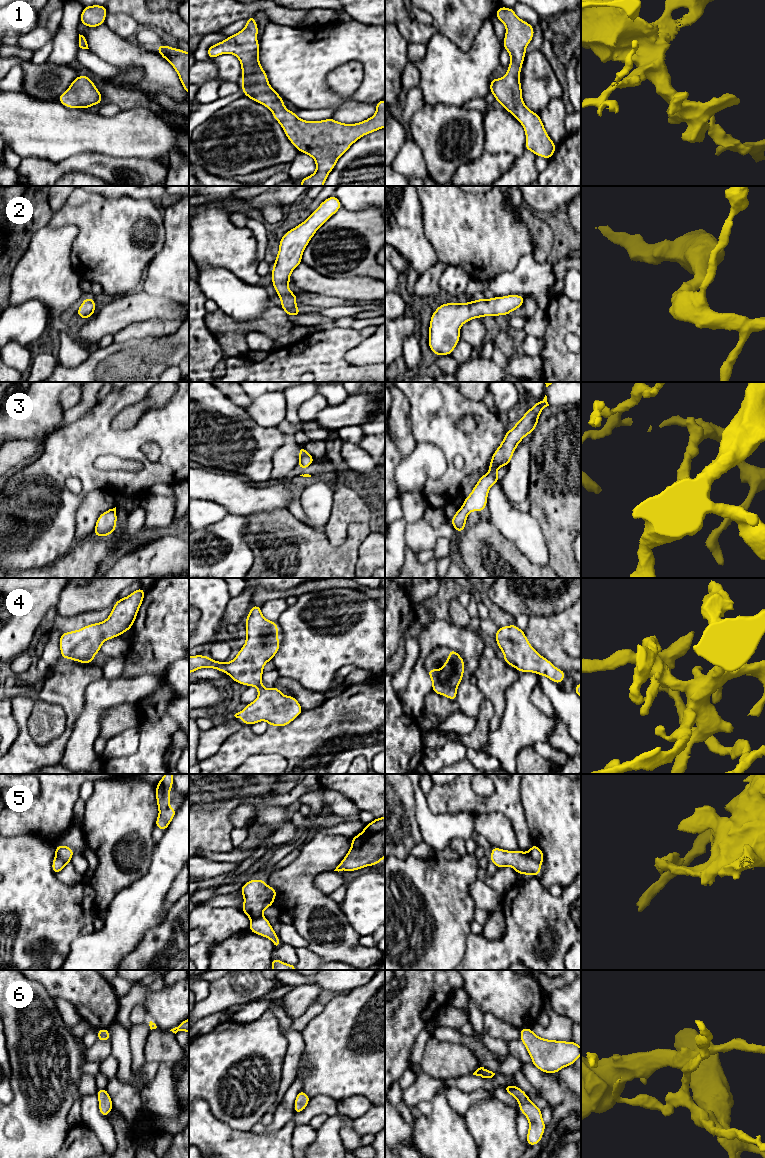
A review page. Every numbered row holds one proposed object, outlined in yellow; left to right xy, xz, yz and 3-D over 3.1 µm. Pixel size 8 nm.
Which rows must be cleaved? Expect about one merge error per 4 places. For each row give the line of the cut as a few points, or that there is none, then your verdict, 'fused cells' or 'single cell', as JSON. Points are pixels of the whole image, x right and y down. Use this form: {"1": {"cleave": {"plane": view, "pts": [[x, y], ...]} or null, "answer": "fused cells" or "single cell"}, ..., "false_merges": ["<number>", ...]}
{"1": {"cleave": null, "answer": "single cell"}, "2": {"cleave": null, "answer": "single cell"}, "3": {"cleave": null, "answer": "single cell"}, "4": {"cleave": null, "answer": "single cell"}, "5": {"cleave": {"plane": "yz", "pts": [[527, 852], [533, 859], [541, 862]]}, "answer": "fused cells"}, "6": {"cleave": null, "answer": "single cell"}, "false_merges": ["5"]}

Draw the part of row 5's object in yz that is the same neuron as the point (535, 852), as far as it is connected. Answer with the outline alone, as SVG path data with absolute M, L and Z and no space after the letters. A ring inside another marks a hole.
M532 844L528 853L530 854L533 860L538 861L538 862L543 862L544 853L537 845Z

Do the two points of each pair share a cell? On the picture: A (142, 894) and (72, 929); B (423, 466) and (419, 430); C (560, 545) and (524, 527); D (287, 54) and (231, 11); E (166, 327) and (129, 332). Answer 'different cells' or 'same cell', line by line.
A: different cells
B: different cells
C: different cells
D: different cells
E: same cell

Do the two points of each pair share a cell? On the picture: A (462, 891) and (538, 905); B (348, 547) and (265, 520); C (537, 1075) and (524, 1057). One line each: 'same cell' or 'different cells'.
A: different cells
B: same cell
C: different cells

